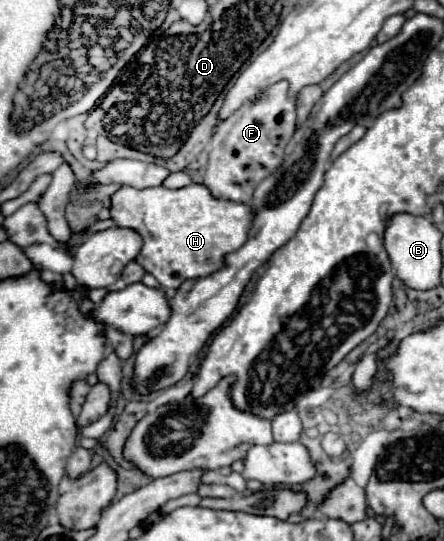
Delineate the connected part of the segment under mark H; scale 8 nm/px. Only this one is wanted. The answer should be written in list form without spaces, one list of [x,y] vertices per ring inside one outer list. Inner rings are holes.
[[[191,183],[189,187],[177,191],[165,187],[153,187],[153,189],[121,187],[109,199],[109,213],[111,219],[115,221],[115,227],[131,227],[133,231],[139,231],[143,239],[143,249],[135,261],[167,289],[177,289],[187,279],[209,277],[211,273],[221,269],[223,255],[237,251],[247,241],[247,231],[253,221],[253,211],[249,205],[215,199],[207,187],[197,183]]]

